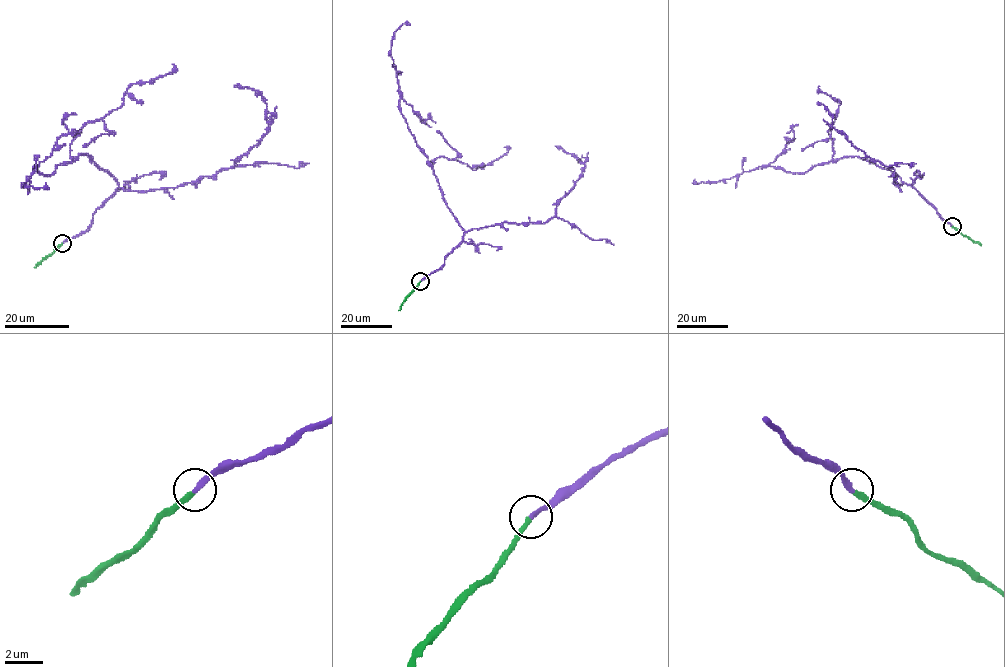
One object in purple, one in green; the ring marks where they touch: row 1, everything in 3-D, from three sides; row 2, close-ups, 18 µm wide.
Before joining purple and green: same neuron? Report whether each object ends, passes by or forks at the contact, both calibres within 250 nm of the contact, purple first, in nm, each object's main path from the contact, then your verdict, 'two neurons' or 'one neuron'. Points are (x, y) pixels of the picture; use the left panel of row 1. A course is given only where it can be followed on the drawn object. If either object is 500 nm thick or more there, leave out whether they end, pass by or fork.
purple ends | green ends | 280/260 nm | purple via (62, 243), (88, 228), (118, 183), (80, 154), (50, 175), (35, 166), (23, 184), (48, 189) | green via (62, 243), (35, 267) | one neuron

